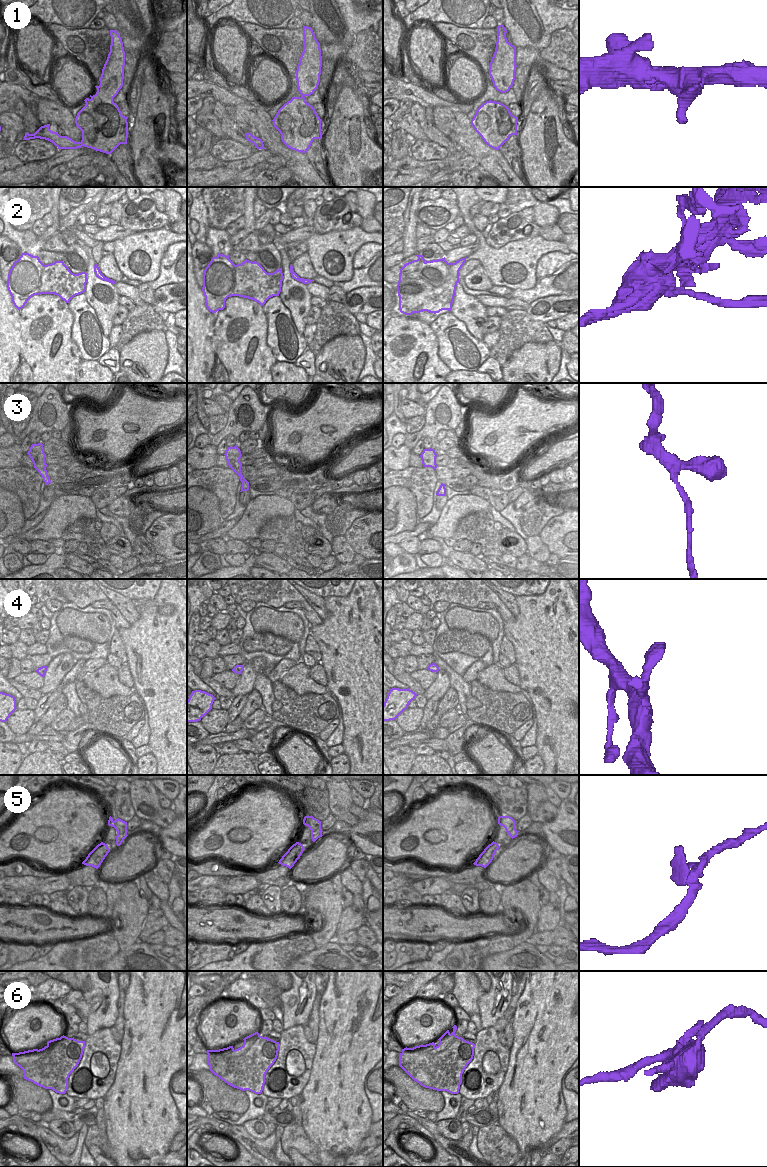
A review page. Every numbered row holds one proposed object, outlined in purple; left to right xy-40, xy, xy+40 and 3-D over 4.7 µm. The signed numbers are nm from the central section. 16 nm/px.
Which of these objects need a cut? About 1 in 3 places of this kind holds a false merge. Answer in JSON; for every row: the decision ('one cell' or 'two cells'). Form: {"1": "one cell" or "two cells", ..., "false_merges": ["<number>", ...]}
{"1": "one cell", "2": "two cells", "3": "one cell", "4": "one cell", "5": "two cells", "6": "two cells", "false_merges": ["2", "5", "6"]}

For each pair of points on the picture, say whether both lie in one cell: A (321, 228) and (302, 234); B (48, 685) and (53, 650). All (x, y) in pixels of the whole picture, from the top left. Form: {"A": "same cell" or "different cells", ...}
{"A": "same cell", "B": "different cells"}

